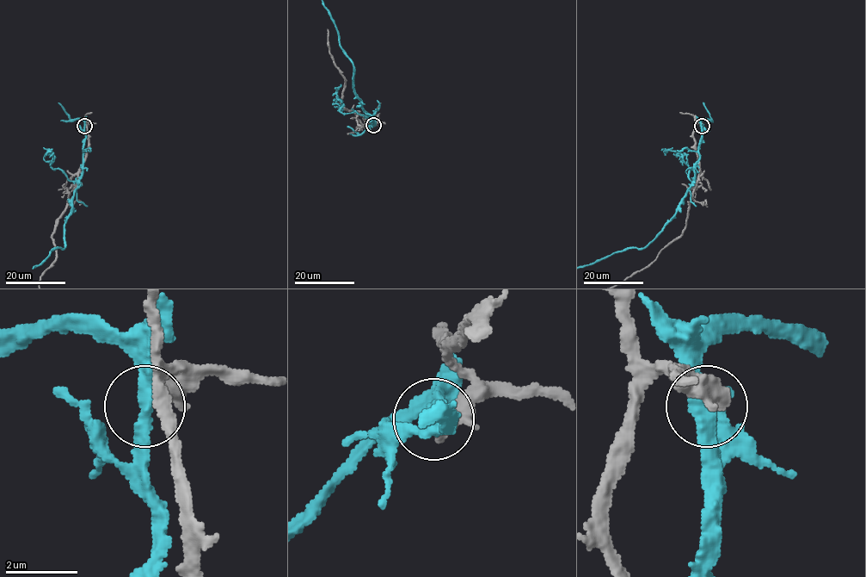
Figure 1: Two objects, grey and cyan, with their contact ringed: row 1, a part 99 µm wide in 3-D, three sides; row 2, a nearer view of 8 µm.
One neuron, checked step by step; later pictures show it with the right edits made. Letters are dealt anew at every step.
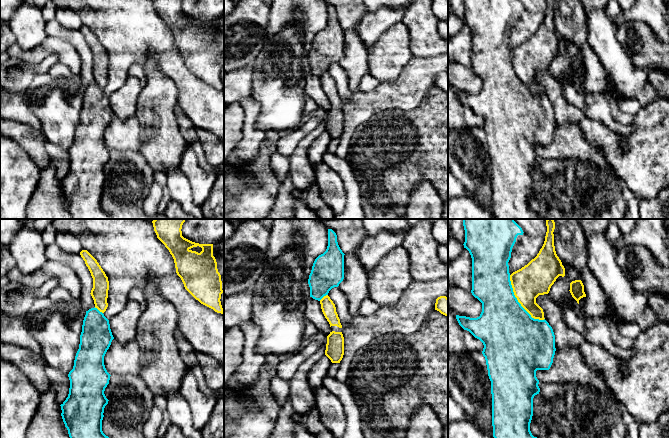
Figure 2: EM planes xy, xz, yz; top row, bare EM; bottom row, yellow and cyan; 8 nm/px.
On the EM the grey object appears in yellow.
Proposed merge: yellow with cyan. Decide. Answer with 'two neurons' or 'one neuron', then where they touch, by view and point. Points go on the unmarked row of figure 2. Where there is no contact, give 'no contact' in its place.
two neurons; meets yellow in yz at (518, 77)

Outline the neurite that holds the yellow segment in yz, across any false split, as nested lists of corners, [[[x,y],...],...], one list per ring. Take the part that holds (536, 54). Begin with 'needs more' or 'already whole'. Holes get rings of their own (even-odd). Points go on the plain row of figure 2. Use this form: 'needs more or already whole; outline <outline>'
already whole; outline [[[546,0],[545,17],[537,32],[527,41],[513,48],[510,57],[515,73],[534,95],[544,96],[543,85],[536,79],[539,71],[548,70],[559,52],[565,52],[565,44],[554,22],[555,0]]]

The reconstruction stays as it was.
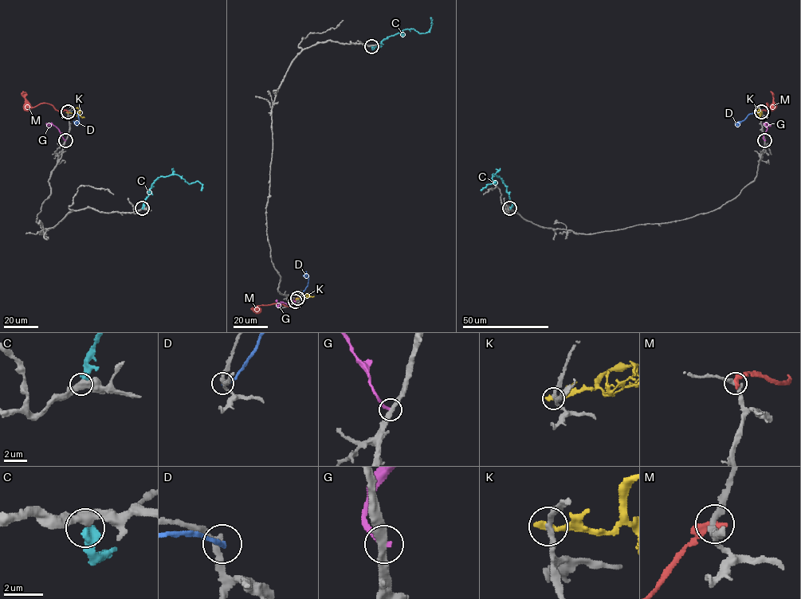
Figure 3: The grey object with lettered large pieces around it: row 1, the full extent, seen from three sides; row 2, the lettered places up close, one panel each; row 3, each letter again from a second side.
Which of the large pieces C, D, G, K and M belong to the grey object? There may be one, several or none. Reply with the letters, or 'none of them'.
none of them

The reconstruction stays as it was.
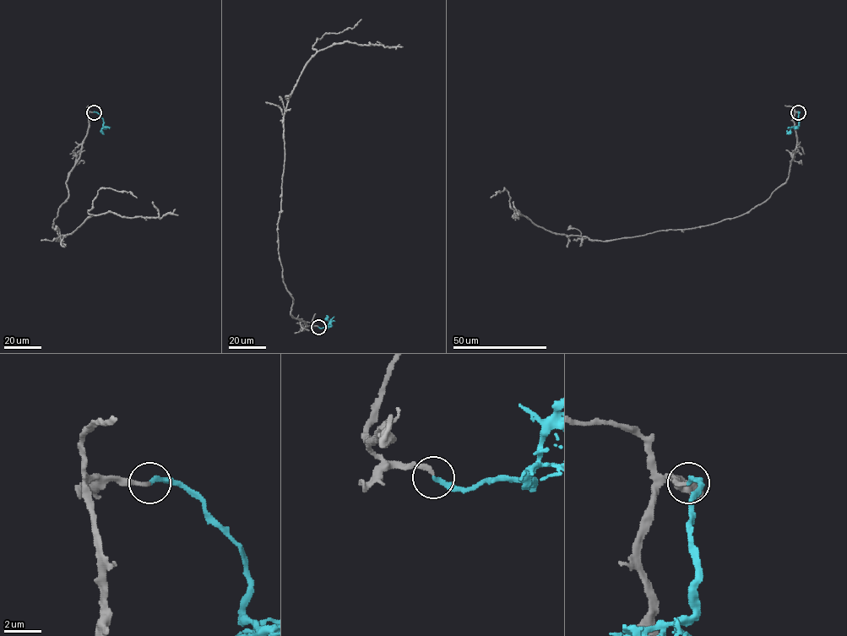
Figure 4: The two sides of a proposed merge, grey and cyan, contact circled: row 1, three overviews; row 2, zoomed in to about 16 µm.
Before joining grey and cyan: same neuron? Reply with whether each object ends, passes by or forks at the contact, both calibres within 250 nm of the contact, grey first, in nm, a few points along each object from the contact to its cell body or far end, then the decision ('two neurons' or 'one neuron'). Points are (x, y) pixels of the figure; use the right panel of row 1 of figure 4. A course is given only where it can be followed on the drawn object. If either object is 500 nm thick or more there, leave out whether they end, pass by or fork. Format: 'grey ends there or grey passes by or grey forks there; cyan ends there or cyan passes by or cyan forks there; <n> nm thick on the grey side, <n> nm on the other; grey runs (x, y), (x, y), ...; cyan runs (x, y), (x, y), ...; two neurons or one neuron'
grey ends there; cyan ends there; 240 nm thick on the grey side, 260 nm on the other; grey runs (798, 111), (787, 181), (741, 215), (604, 241), (556, 234), (515, 212), (513, 216), (518, 214); cyan runs (798, 111), (798, 124), (786, 133); one neuron

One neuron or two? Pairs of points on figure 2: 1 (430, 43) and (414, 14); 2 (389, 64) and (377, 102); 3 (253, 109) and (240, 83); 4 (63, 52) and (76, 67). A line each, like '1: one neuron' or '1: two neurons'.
1: one neuron
2: two neurons
3: two neurons
4: one neuron

